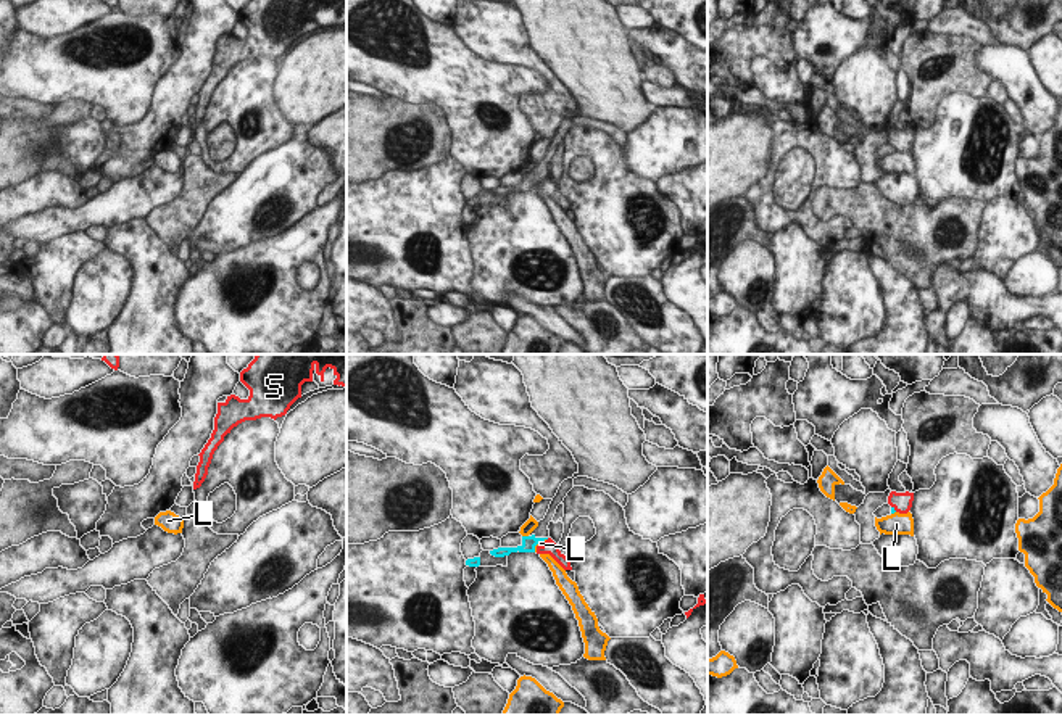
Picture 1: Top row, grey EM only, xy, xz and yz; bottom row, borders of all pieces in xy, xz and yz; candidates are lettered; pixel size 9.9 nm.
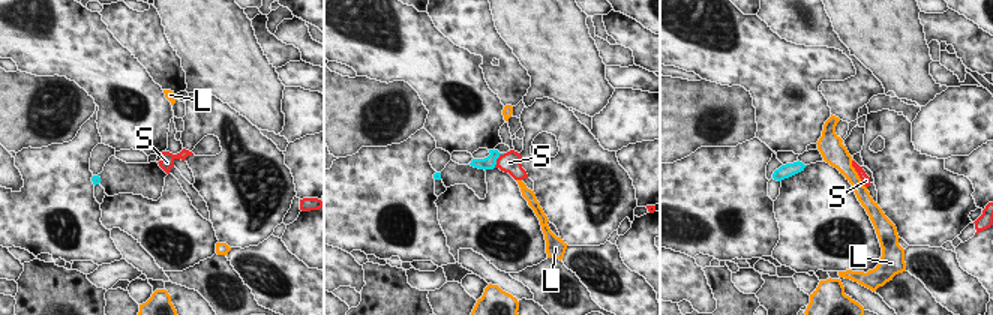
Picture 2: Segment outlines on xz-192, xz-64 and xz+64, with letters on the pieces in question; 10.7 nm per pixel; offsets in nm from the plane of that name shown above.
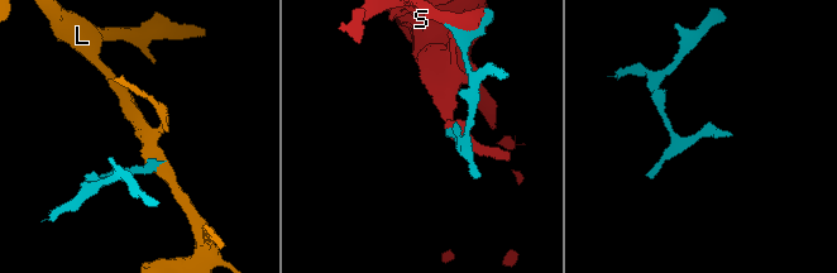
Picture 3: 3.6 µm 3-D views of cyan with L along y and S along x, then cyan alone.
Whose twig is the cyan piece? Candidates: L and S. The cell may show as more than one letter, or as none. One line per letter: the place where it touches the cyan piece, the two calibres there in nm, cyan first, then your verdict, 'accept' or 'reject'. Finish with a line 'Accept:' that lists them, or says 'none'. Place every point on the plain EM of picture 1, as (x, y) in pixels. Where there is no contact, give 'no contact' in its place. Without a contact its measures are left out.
L: xz (526, 176) | 140/120 nm | reject
S: yz (893, 148) | 50/190 nm | reject
Accept: none

